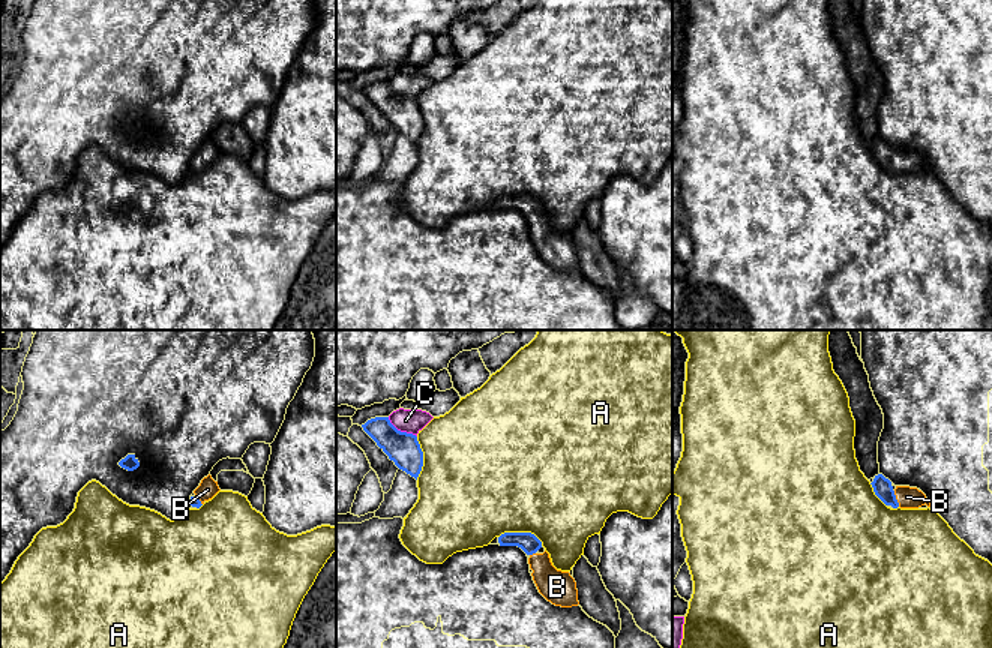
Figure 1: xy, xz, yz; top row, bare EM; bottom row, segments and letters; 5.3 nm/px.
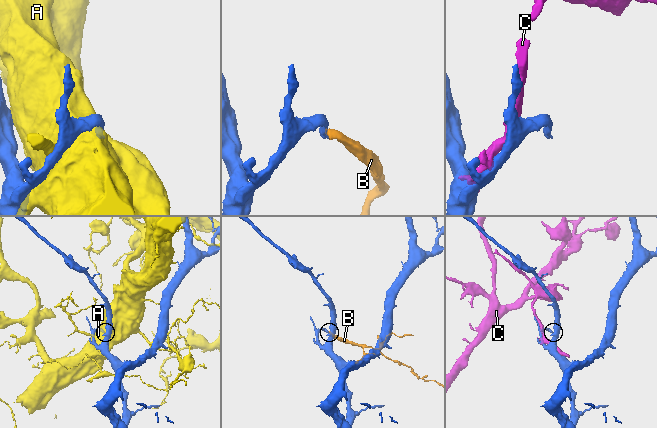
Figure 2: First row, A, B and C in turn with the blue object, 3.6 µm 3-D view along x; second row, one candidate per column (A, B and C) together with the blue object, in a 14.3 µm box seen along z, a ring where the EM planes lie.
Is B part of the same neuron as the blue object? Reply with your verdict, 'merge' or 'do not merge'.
merge

